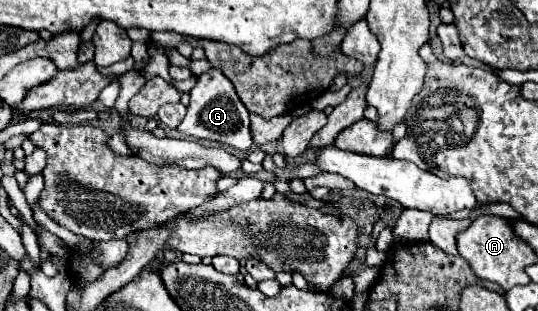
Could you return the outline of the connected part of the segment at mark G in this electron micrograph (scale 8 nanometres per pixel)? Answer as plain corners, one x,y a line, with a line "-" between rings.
209,68
205,74
197,78
195,88
191,90
191,104
177,130
185,136
207,138
207,140
227,144
235,150
251,150
253,146
253,136
249,130
249,112
239,102
229,78
217,68

